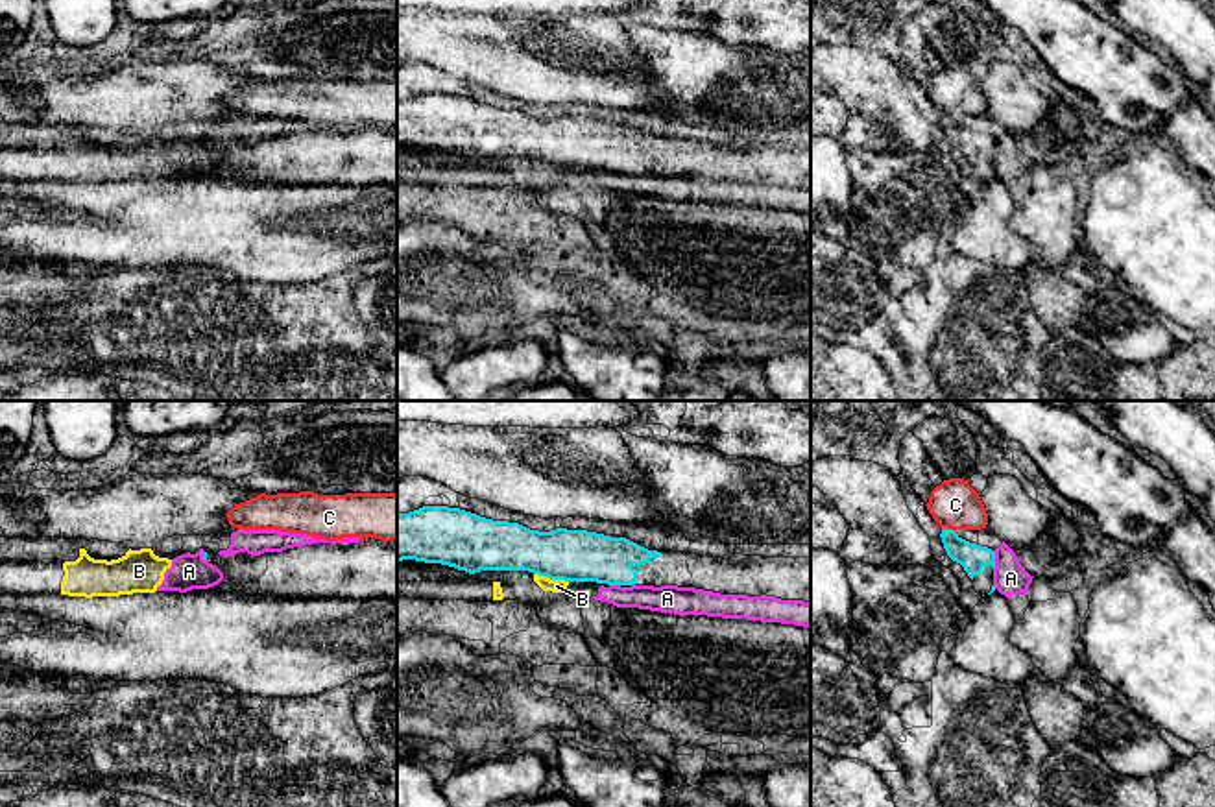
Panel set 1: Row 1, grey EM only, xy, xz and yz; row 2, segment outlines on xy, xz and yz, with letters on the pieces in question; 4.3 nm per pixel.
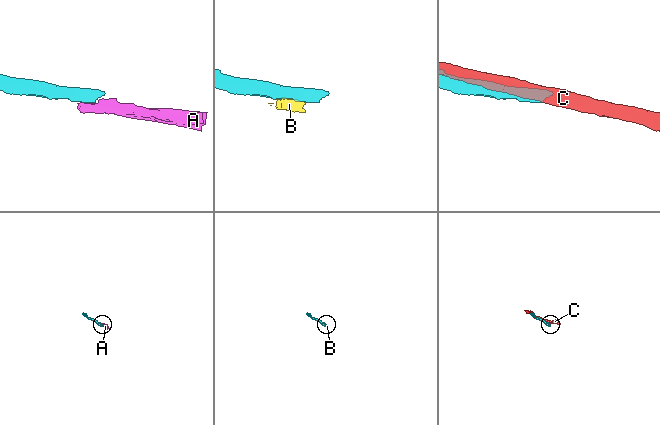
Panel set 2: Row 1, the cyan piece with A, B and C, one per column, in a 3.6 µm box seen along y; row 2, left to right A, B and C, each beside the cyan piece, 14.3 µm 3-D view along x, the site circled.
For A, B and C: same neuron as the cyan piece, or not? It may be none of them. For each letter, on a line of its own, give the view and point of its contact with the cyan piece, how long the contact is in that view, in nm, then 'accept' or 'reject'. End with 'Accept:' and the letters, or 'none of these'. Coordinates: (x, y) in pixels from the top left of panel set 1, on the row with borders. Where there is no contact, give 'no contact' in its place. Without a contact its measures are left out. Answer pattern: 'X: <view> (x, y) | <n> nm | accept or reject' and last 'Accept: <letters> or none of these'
A: yz (994, 560) | 80 nm | reject
B: xz (553, 578) | 170 nm | reject
C: yz (948, 529) | 70 nm | reject
Accept: none of these

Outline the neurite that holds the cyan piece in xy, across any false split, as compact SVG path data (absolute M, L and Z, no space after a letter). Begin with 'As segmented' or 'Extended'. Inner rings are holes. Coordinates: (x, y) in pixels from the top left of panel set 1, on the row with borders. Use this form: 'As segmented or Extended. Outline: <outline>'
Extended. Outline: M397 539L312 543L260 556L205 552L203 560L223 572L223 580L205 591L292 598L397 598Z

